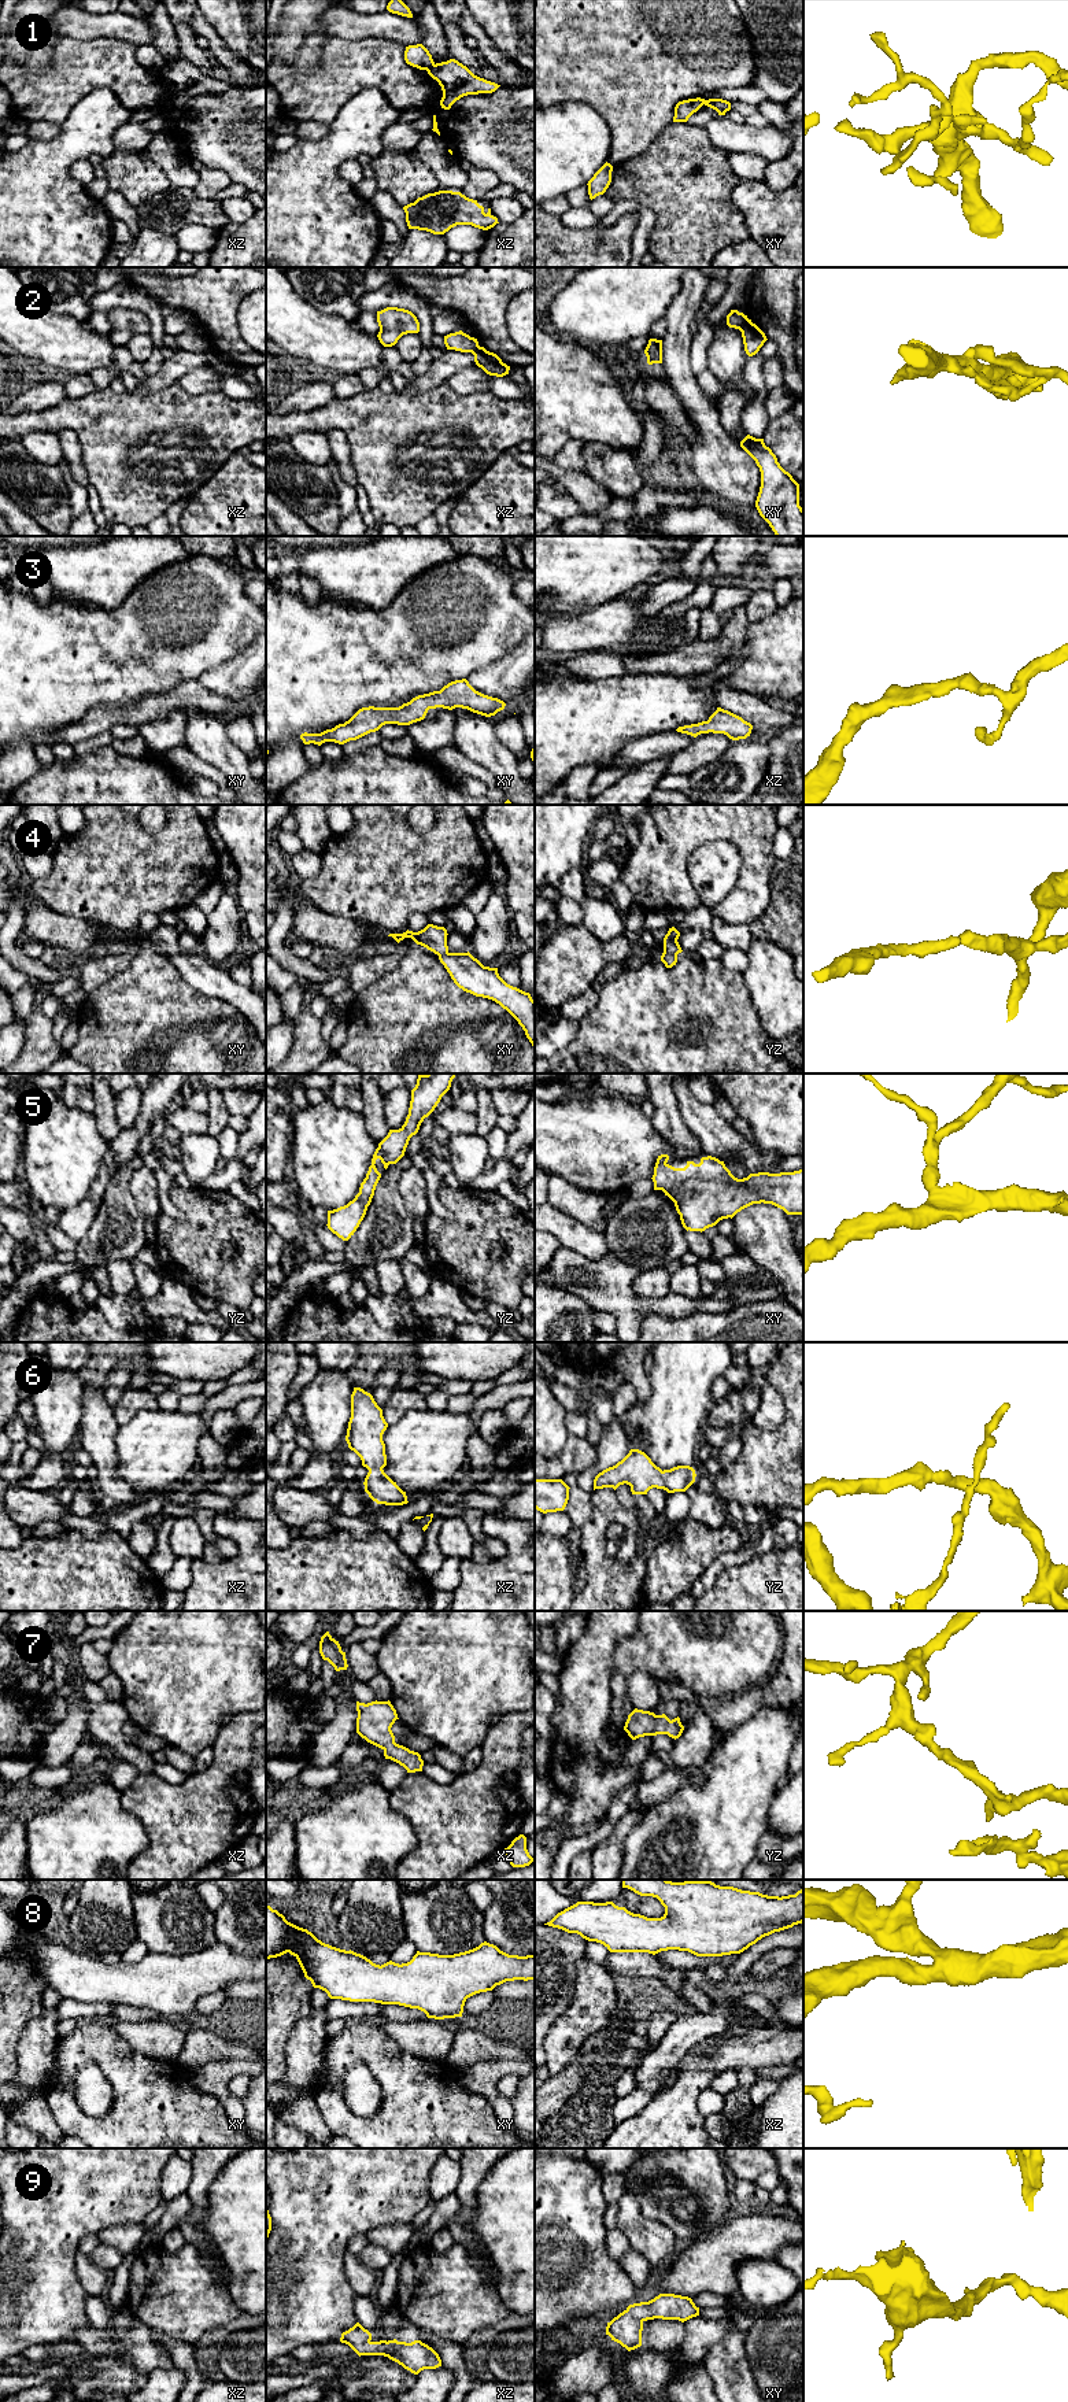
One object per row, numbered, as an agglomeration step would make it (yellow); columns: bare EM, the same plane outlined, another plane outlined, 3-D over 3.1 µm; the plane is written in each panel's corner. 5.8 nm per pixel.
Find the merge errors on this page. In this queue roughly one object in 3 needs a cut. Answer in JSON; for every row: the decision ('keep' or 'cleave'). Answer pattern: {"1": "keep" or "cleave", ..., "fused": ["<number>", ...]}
{"1": "cleave", "2": "cleave", "3": "keep", "4": "keep", "5": "keep", "6": "keep", "7": "keep", "8": "keep", "9": "keep", "fused": ["1", "2"]}

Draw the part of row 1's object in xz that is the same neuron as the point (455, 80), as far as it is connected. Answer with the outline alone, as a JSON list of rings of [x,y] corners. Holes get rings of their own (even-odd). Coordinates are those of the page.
[[[455,59],[436,63],[428,74],[439,82],[443,90],[440,106],[450,110],[451,106],[463,96],[492,93],[500,85],[474,75],[466,66]]]

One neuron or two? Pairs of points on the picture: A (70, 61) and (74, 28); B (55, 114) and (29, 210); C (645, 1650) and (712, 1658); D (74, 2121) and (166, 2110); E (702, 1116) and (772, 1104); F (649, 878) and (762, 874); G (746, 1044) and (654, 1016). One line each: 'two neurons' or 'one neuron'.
A: two neurons
B: two neurons
C: one neuron
D: one neuron
E: two neurons
F: one neuron
G: one neuron

